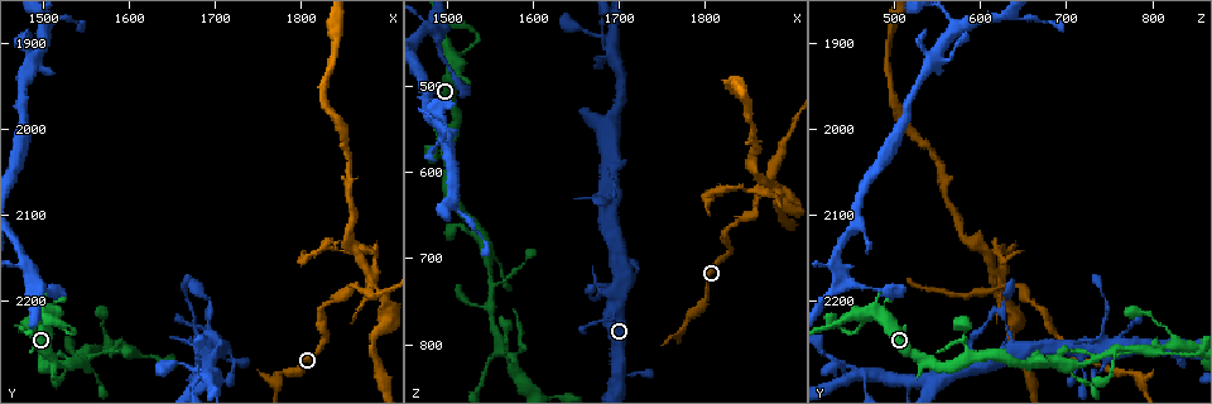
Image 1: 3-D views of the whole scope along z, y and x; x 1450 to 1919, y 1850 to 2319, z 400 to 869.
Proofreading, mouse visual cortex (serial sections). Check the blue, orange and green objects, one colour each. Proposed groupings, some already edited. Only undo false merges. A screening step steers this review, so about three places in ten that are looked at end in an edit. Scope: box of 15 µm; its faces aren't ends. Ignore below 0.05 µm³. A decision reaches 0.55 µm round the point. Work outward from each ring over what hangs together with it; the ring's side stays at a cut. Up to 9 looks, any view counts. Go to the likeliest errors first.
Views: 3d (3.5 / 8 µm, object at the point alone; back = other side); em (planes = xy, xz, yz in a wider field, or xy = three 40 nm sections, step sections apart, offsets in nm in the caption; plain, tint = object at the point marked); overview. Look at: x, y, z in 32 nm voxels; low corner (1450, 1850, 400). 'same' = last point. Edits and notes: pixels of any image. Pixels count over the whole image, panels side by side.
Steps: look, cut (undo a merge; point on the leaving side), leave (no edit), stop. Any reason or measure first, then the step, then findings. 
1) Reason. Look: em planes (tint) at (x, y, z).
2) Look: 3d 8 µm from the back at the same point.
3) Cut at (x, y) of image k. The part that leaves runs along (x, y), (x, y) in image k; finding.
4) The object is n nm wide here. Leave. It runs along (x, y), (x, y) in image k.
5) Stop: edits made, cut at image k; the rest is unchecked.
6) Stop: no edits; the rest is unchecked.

Branch point. Look: 3d 8 µm at (1880, 2180, 620).

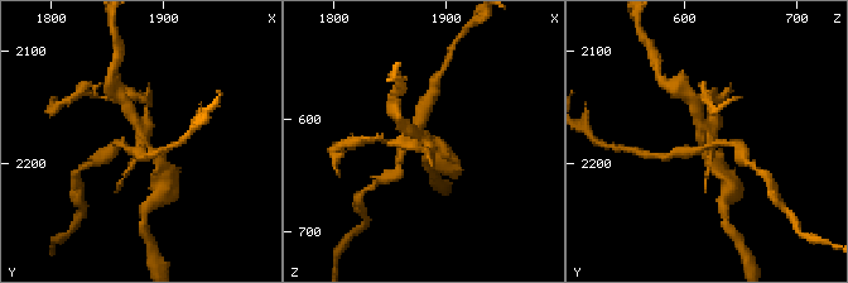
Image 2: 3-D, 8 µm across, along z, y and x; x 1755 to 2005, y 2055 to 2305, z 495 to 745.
Look: 3d 3.5 µm at (1884, 2178, 626).

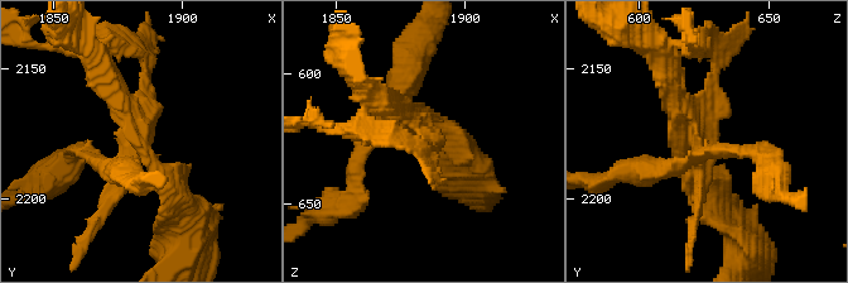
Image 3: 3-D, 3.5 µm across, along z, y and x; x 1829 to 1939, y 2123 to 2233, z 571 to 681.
Look: em xy step 1 (tint) at (1883, 2178, 622).

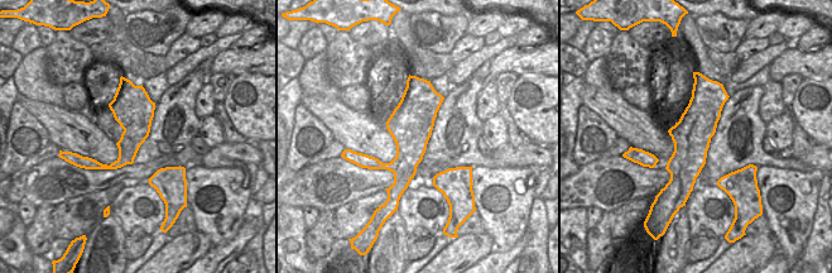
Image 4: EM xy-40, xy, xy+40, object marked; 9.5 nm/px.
Cut at (135, 128) of image 3. A second cell is stuck on.

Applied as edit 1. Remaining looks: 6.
See it whole again. Look: overview.

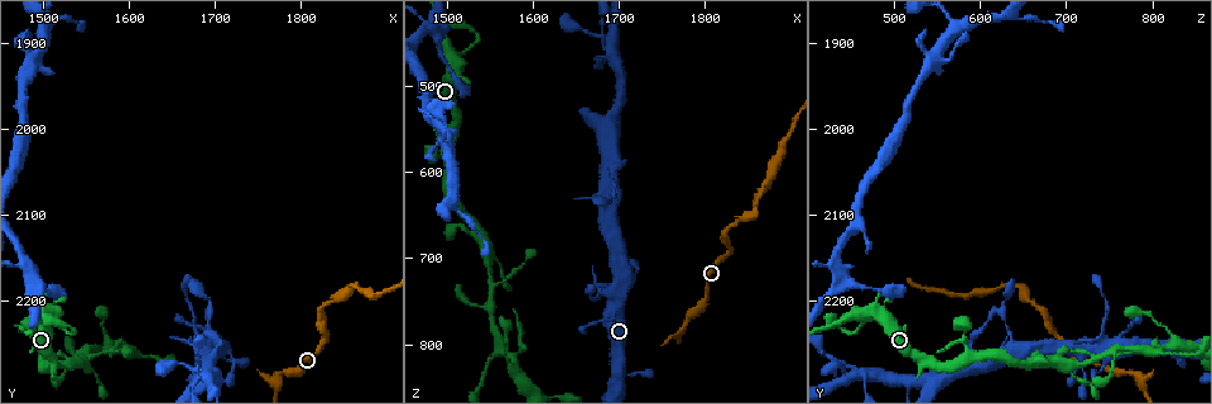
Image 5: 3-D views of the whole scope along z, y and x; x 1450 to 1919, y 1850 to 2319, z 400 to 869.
Abrupt turn. Look: 3d 3.5 µm at (1555, 2265, 730).

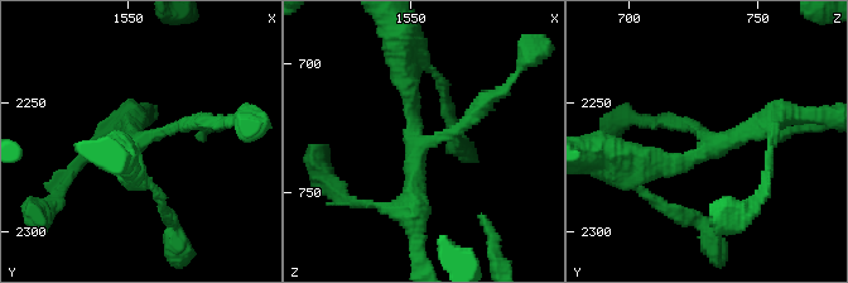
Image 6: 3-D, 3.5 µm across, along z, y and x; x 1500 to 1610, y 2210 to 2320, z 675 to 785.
3 arms meet here; the arms are 200, 250, 250 nm wide. Look: em xy step 3 (tint) at (1559, 2263, 729).

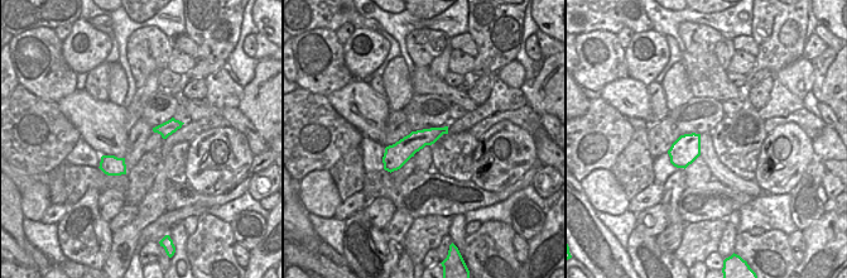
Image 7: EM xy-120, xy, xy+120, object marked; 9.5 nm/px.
Cut it another way. Look: em xy step 5 (tint) at the same point.

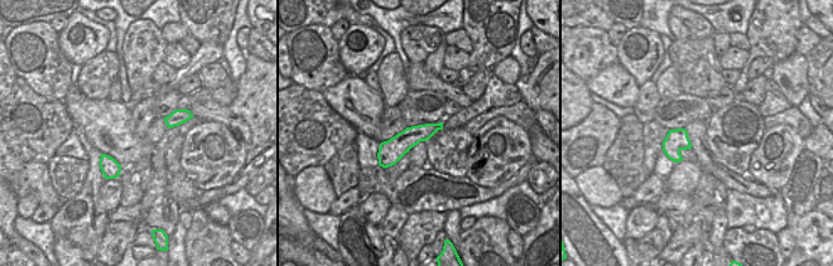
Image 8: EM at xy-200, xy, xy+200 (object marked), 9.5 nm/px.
Leave. It runs along (128, 167), (147, 137), (216, 121) in image 6; all the same cell.

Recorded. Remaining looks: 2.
Two arms at a narrow angle. Look: 3d 3.5 µm at (1690, 2285, 450).

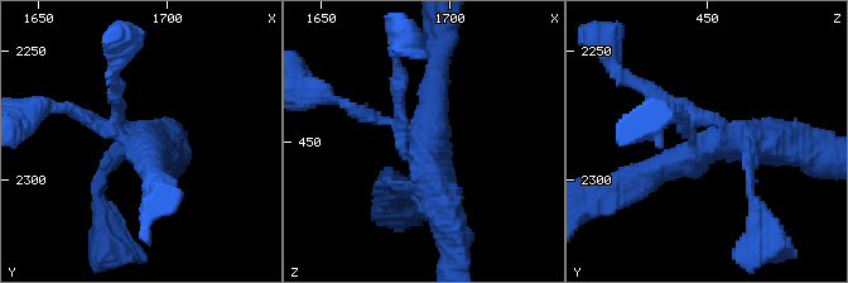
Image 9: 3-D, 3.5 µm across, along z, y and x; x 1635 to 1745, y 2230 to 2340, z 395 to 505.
Shape alone is not enough. Look: em xy step 3 (tint) at (1689, 2286, 449).

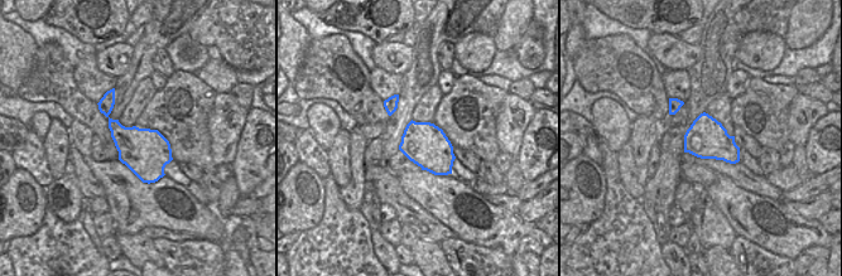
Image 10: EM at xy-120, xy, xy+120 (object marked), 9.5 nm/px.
Leave. It runs along (444, 214), (425, 143), (356, 114) in image 9; all the same cell.

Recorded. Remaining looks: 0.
Stop: edits made, cut at image 3; the rest is unchecked.

